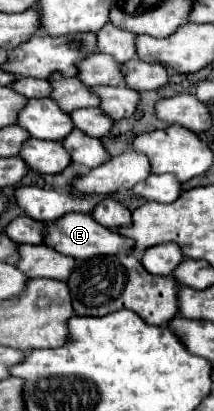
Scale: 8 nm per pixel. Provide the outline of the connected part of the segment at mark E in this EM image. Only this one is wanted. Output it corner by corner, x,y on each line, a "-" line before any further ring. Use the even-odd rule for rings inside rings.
63,215
57,223
45,223
45,245
55,247
55,251
75,257
75,259
91,259
97,255
117,255
121,251
131,253
135,249
133,239
123,237
111,229
99,225
91,215

